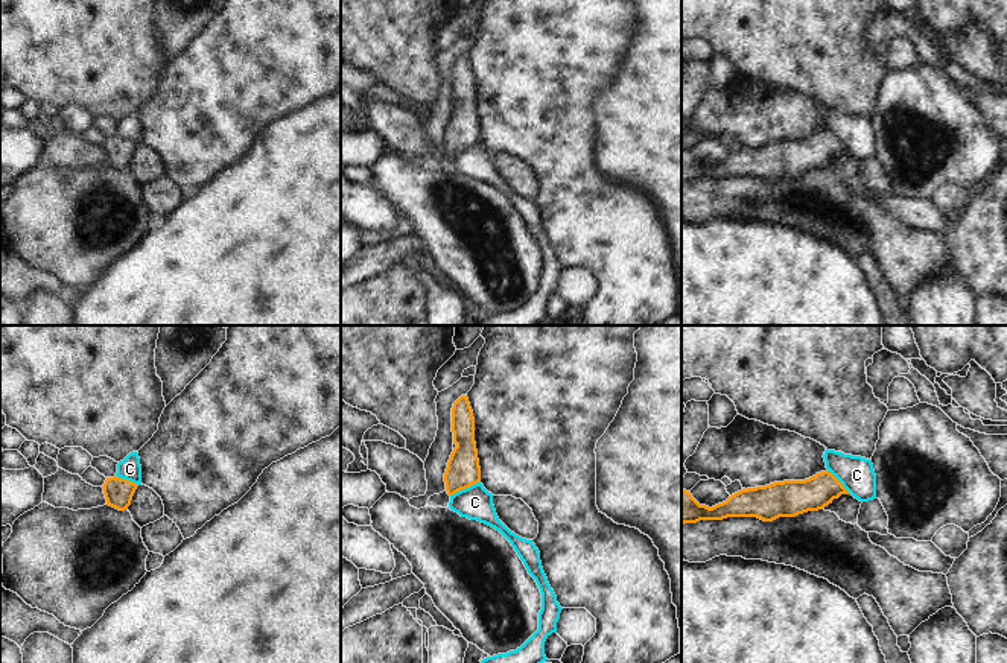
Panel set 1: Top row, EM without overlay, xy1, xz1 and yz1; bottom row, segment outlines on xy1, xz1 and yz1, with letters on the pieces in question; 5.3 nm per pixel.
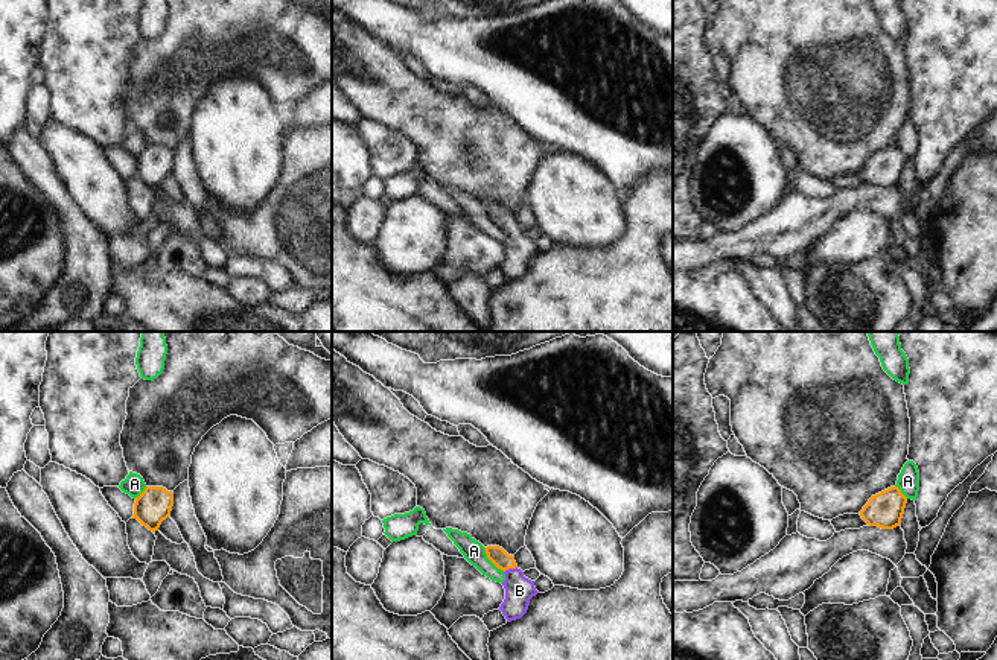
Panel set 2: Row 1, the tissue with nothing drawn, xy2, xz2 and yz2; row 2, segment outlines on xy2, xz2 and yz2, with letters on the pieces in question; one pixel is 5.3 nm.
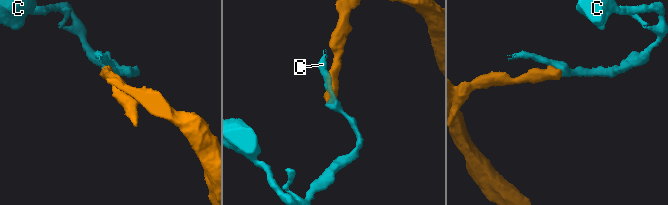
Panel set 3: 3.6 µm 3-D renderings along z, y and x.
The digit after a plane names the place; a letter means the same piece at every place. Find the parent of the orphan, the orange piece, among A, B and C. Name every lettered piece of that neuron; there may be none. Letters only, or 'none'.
B

